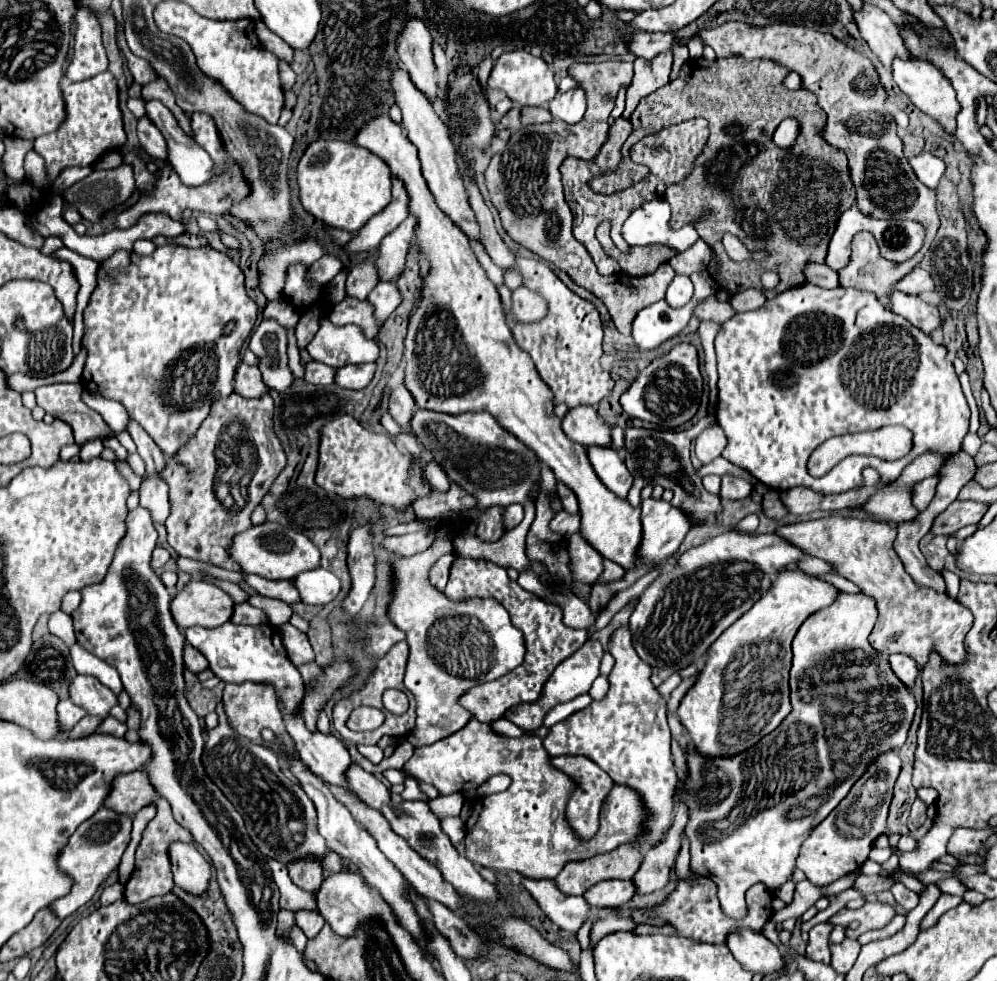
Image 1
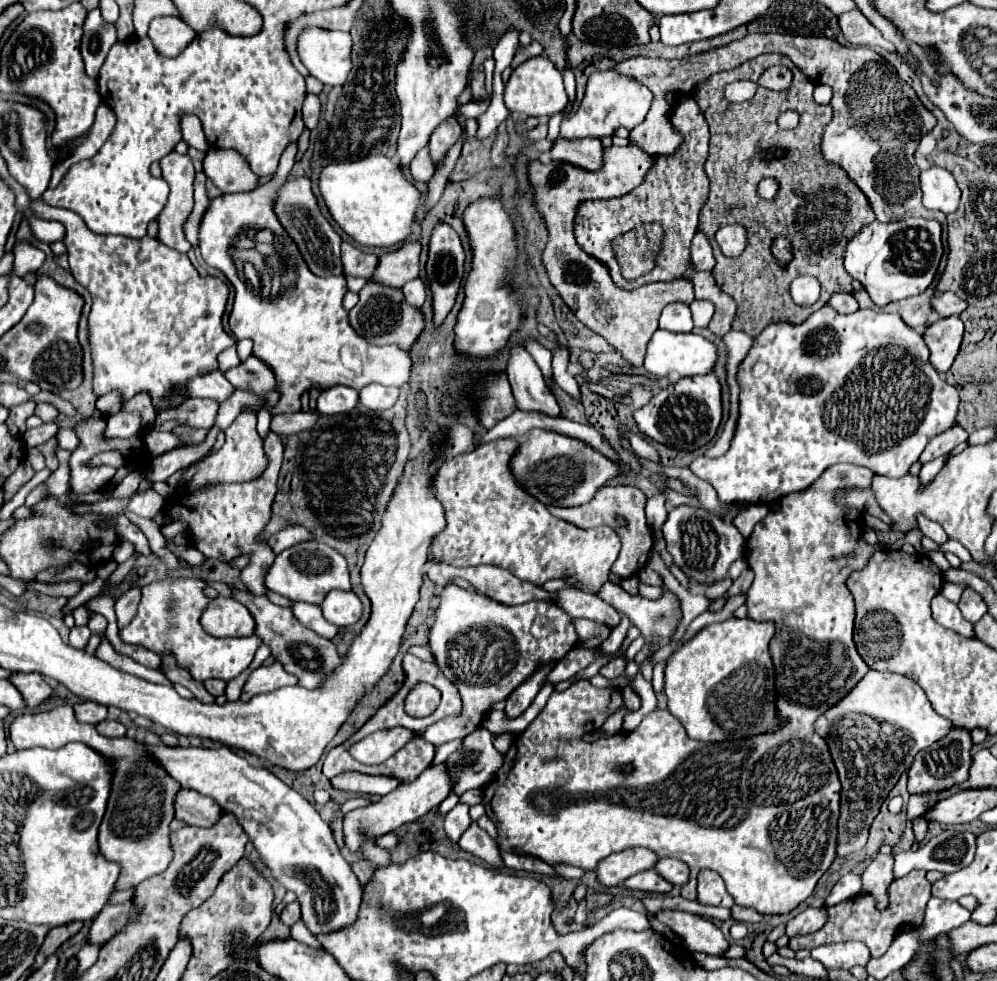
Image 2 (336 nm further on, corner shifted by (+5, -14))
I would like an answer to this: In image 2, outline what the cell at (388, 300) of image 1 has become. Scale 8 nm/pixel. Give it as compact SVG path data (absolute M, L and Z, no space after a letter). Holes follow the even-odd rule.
M415 278L415 280L411 280L411 282L407 282L403 288L401 288L401 292L405 294L405 302L409 302L409 306L415 306L415 308L421 308L421 304L425 302L425 284L423 284L423 280L419 280L419 278Z

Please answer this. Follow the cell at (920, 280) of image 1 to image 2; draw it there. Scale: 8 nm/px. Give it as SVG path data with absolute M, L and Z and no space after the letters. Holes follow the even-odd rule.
M941 292L941 294L935 294L935 296L933 296L931 308L933 308L941 318L945 318L945 316L961 314L961 312L967 308L967 304L965 304L961 298L957 298L953 292Z

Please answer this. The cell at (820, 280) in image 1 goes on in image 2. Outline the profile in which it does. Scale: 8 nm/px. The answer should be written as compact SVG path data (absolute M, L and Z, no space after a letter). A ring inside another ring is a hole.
M833 294L833 298L829 300L829 306L833 306L841 314L851 314L859 308L853 294Z

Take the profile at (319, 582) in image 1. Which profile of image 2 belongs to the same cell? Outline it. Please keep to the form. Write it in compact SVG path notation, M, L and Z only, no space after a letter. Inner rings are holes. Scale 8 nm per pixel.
M331 590L325 596L325 602L321 602L321 610L327 622L335 626L349 626L359 620L363 606L351 590Z

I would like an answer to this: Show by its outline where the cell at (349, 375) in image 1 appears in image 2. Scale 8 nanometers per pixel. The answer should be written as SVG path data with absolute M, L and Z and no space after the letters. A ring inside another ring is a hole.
M369 384L359 390L359 404L369 410L387 410L399 396L397 388L385 388L381 384Z

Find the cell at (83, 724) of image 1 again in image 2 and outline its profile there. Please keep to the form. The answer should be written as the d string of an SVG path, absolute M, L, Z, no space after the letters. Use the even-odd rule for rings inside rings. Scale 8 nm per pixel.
M103 720L95 728L97 728L97 732L101 736L109 736L109 738L121 738L127 732L127 728L121 722L117 722L117 720Z

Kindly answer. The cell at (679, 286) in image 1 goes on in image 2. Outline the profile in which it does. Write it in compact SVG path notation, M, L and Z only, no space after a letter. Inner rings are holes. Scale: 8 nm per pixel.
M671 302L665 306L659 318L659 328L669 330L669 332L691 332L693 330L693 320L691 320L691 310L689 304L685 302Z

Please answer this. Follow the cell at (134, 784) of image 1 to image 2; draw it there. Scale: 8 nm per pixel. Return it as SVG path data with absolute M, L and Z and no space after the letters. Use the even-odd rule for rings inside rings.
M181 788L175 798L175 818L189 826L213 826L221 816L221 808L195 790Z

